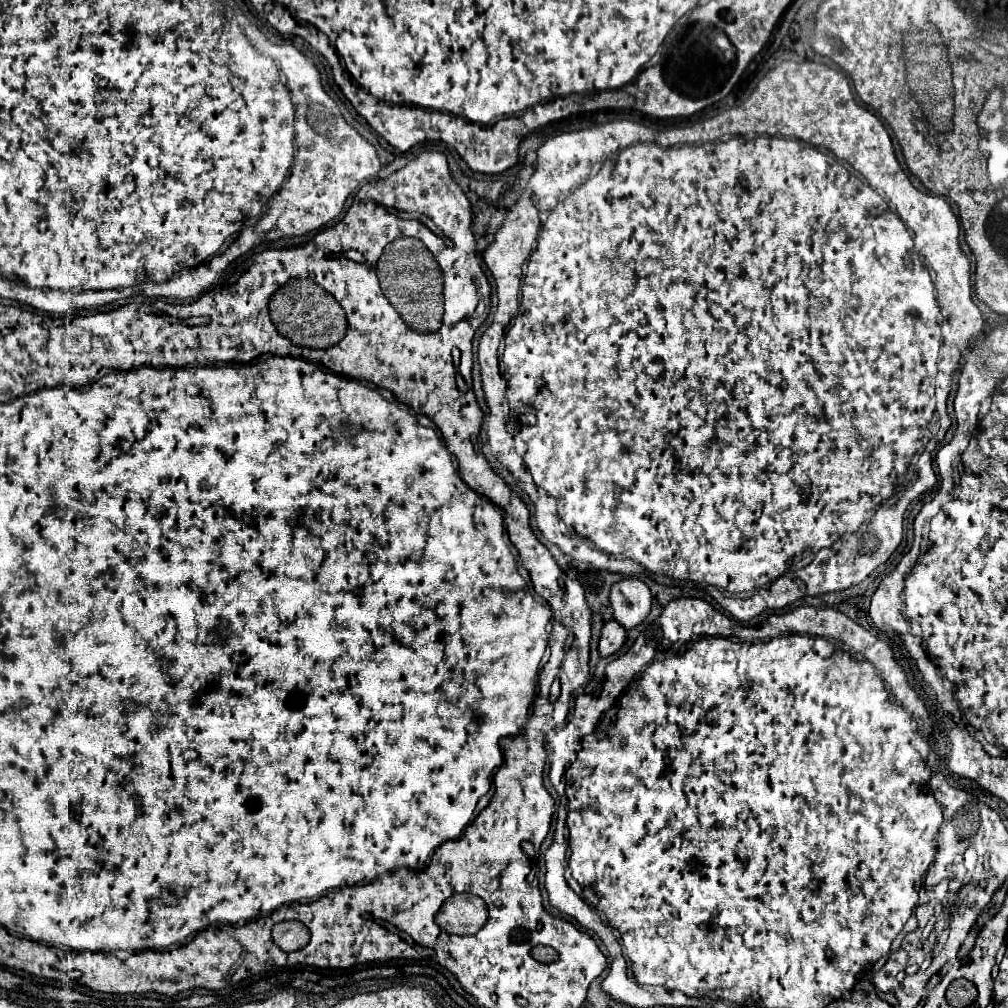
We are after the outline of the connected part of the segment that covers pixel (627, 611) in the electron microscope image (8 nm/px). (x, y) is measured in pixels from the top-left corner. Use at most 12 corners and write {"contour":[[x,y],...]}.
{"contour":[[629,577],[611,587],[613,619],[631,629],[649,615],[653,597]]}

